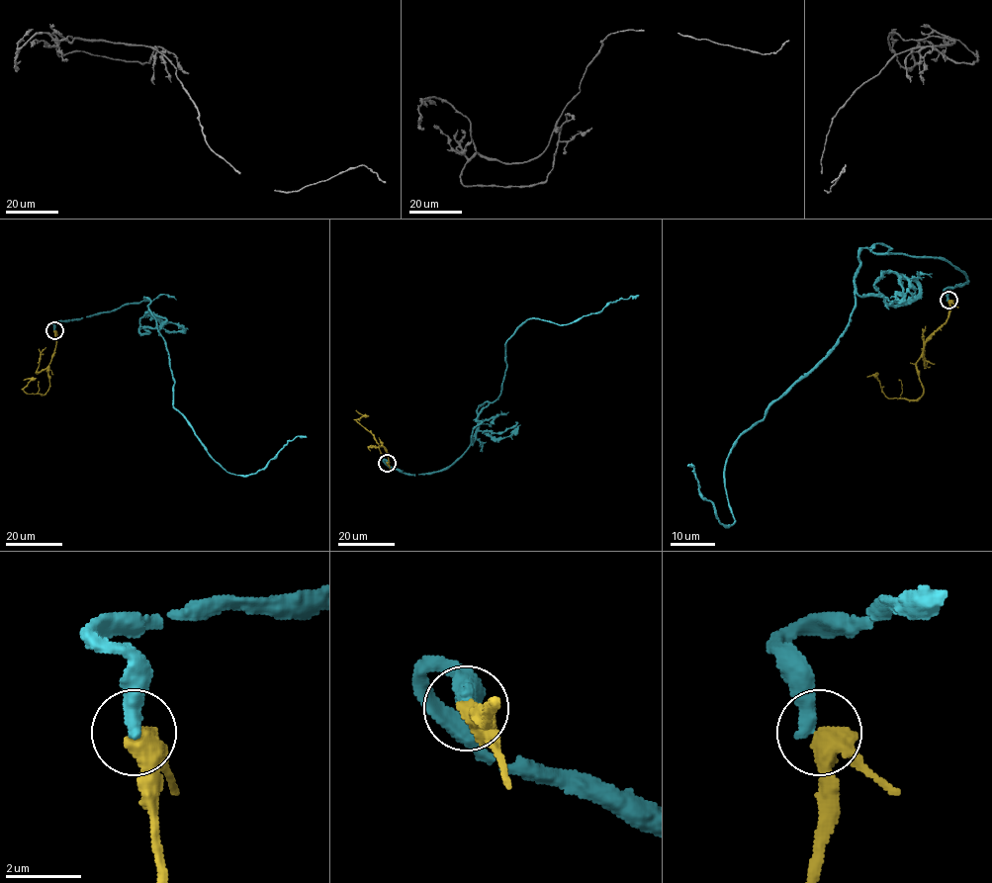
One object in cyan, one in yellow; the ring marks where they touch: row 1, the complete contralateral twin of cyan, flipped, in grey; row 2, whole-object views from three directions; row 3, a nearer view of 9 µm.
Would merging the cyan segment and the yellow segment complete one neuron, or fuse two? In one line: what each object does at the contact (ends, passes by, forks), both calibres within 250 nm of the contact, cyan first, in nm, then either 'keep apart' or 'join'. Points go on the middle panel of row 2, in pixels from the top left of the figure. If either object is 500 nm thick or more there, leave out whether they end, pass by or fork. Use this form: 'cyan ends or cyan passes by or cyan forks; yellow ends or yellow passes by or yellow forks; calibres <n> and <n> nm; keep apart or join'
cyan ends; yellow passes by; calibres 400 and 480 nm; keep apart

